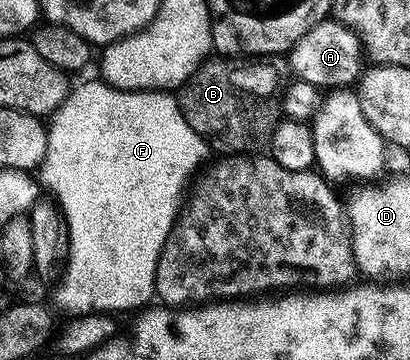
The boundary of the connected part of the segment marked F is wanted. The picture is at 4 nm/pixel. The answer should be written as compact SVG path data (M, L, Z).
M103 80L95 81L73 85L64 103L51 115L46 126L46 156L38 168L39 181L46 190L48 185L66 227L68 271L56 290L56 298L76 316L116 310L139 311L151 303L148 301L153 301L158 256L182 209L186 191L193 181L192 173L210 154L208 145L190 128L179 101L171 93L115 90Z

